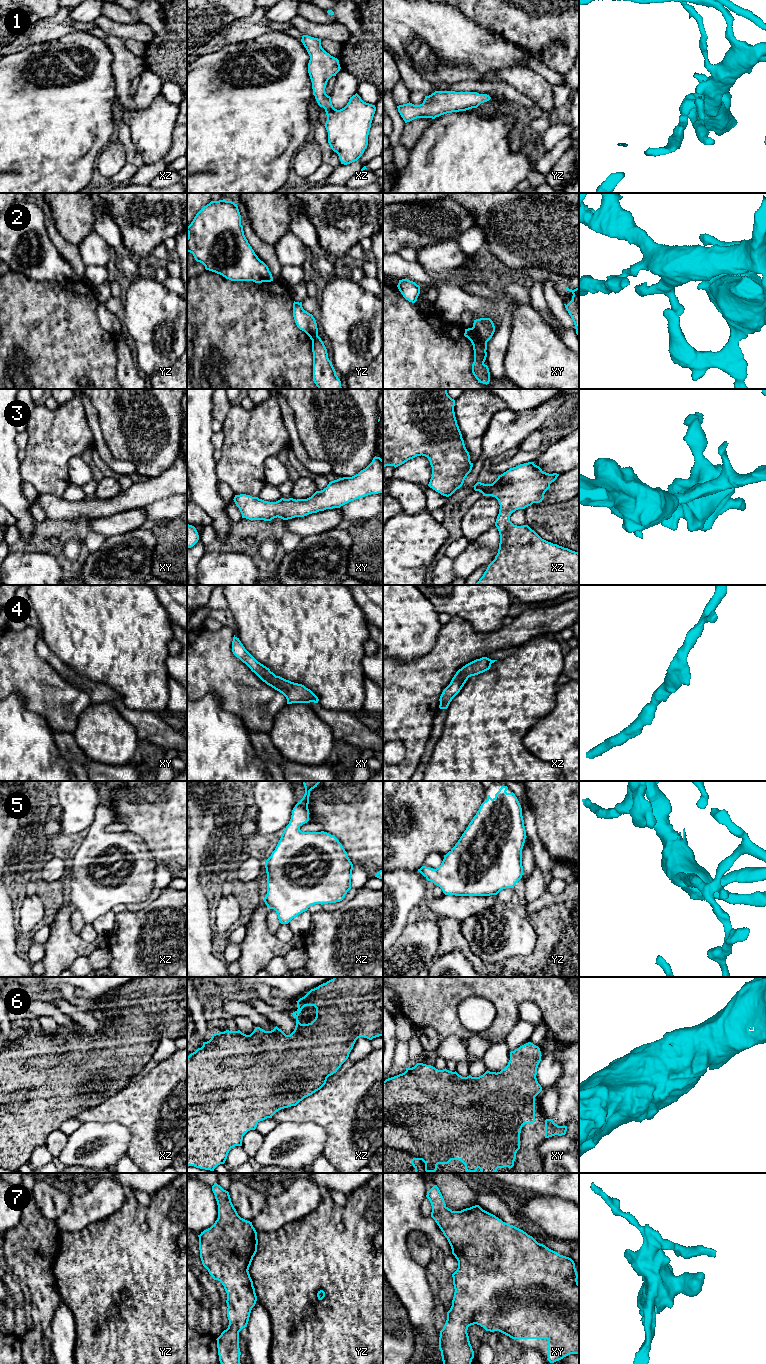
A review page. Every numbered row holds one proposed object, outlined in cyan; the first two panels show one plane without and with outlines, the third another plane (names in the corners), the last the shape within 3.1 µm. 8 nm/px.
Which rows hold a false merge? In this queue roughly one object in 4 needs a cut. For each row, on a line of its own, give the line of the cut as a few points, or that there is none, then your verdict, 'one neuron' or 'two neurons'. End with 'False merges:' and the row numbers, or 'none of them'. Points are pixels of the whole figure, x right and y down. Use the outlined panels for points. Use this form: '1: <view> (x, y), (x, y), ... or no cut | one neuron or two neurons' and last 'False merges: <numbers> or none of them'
1: no cut | one neuron
2: xy (472, 327), (486, 343) | two neurons
3: no cut | one neuron
4: no cut | one neuron
5: no cut | one neuron
6: no cut | one neuron
7: no cut | one neuron
False merges: 2

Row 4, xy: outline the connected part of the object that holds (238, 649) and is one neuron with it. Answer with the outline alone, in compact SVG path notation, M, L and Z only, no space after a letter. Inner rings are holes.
M235 635L232 641L232 652L245 663L263 682L282 693L287 704L318 703L318 697L302 684L294 683L280 676L276 676L269 668L258 662L243 646Z

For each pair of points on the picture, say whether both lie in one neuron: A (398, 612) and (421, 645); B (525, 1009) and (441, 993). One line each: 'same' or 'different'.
A: same
B: different

